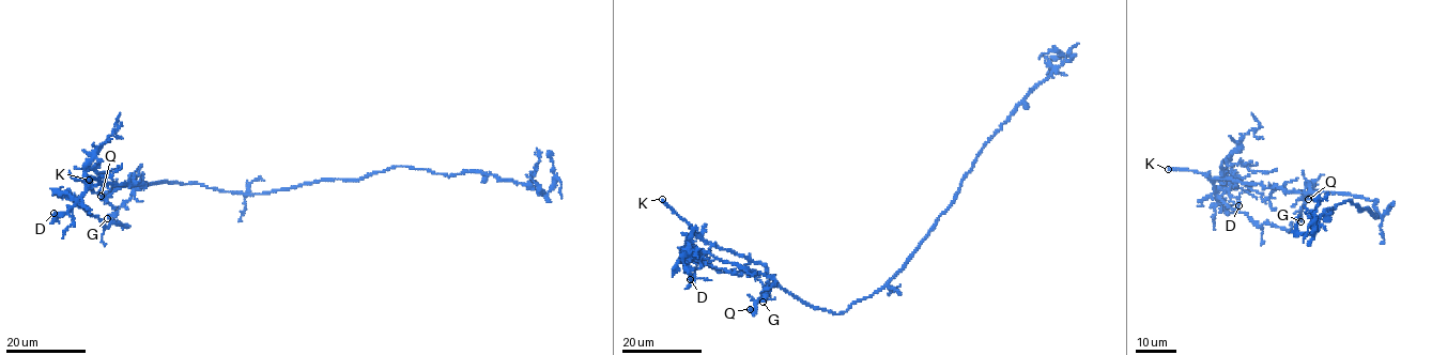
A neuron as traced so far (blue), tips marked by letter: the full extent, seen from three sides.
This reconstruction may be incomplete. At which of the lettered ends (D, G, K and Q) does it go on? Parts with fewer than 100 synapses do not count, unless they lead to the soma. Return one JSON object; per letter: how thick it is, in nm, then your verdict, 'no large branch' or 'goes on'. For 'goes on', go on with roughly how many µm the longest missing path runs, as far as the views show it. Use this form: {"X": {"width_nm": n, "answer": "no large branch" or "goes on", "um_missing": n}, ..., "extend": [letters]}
{"D": {"width_nm": 120, "answer": "no large branch"}, "G": {"width_nm": 130, "answer": "no large branch"}, "K": {"width_nm": 200, "answer": "goes on", "um_missing": 50}, "Q": {"width_nm": 200, "answer": "no large branch"}, "extend": ["K"]}

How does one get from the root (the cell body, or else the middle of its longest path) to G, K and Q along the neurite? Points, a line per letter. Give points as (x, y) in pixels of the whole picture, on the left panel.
G: (228, 193), (196, 183), (145, 184), (107, 218)
K: (228, 193), (196, 183), (159, 182), (144, 187), (142, 183), (112, 185), (98, 184), (96, 179), (89, 180)
Q: (228, 193), (196, 183), (160, 182), (135, 187), (122, 183), (101, 196)

